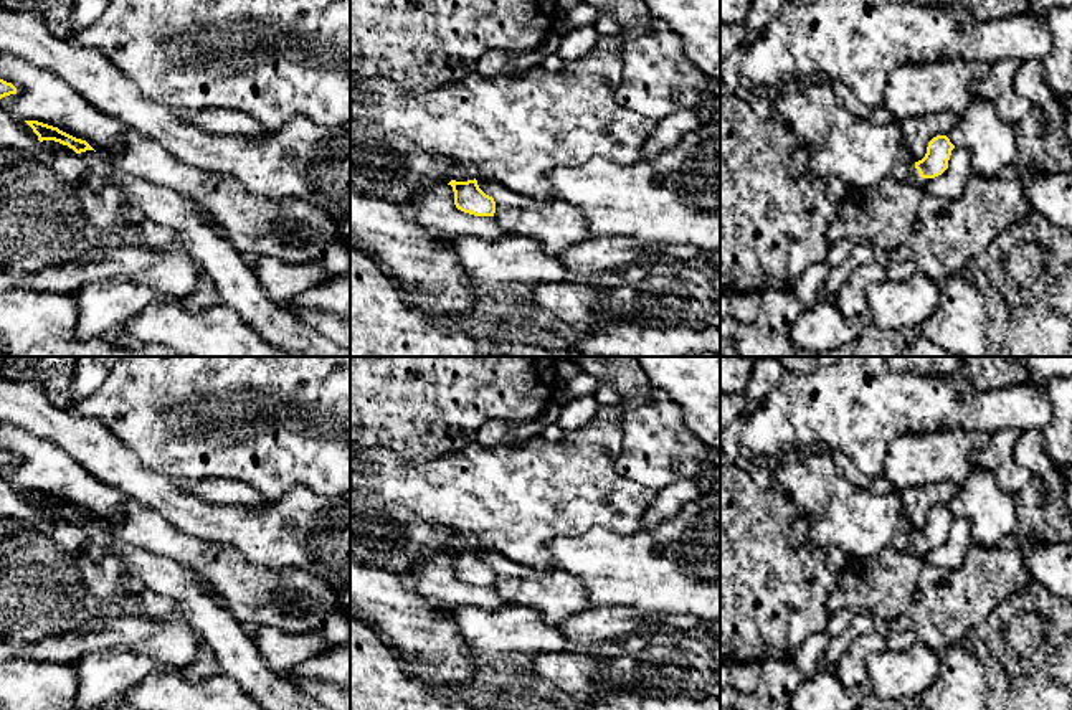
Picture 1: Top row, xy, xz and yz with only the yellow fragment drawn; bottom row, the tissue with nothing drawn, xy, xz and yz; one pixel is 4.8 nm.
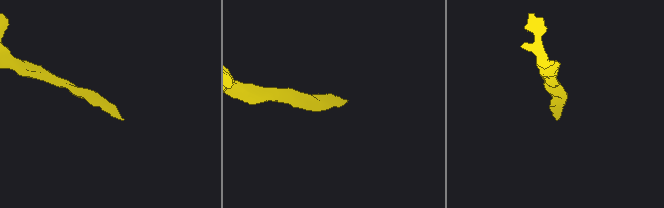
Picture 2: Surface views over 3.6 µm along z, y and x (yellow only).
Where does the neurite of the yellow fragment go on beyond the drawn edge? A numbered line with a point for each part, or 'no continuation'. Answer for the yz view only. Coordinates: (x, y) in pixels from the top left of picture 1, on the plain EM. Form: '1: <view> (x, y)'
1: yz (904, 542)

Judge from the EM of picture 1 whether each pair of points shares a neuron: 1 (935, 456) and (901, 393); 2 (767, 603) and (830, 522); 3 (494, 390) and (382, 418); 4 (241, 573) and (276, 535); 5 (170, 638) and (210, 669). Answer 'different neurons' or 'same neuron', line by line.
1: different neurons
2: different neurons
3: same neuron
4: different neurons
5: different neurons

